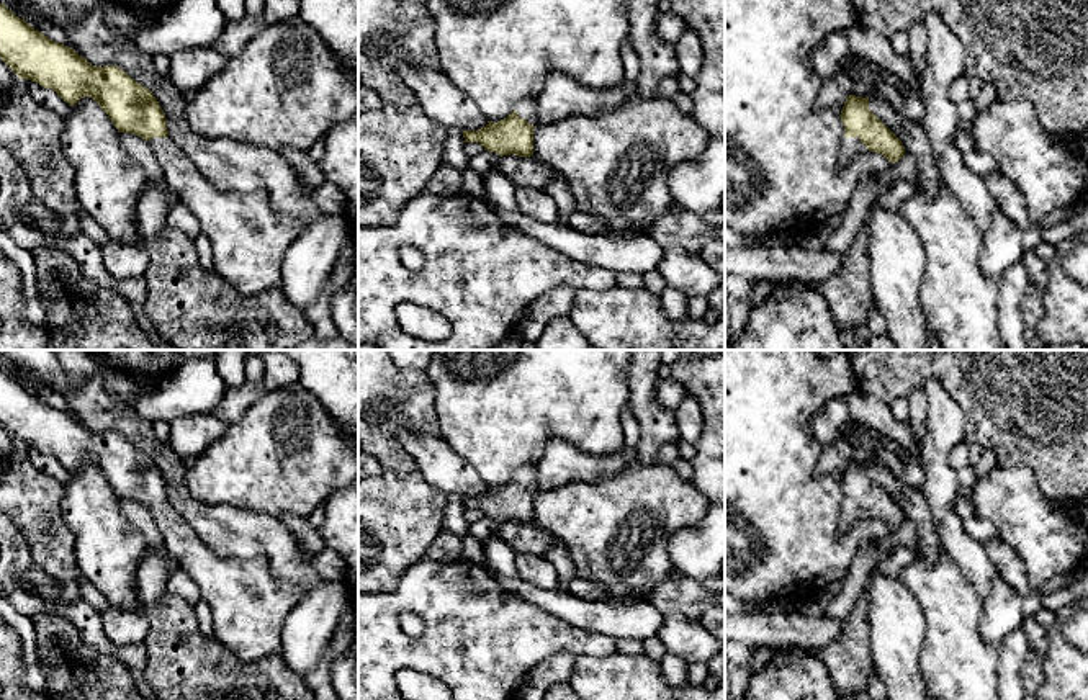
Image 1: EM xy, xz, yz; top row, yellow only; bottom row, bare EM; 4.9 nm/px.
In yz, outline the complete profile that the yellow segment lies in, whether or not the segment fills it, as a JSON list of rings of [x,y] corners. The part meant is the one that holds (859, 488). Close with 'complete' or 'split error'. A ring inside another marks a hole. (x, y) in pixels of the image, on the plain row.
[[[849,461],[839,482],[844,491],[839,535],[846,535],[865,517],[883,522],[890,533],[905,522],[901,507],[870,478],[869,463]]]; split error

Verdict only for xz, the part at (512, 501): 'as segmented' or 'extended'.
extended

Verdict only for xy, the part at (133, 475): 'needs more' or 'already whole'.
needs more

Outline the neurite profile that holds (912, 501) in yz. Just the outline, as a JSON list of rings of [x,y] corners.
[[[875,460],[869,463],[869,474],[901,507],[905,518],[915,523],[918,533],[915,550],[923,561],[936,563],[942,546],[924,492],[905,484]]]

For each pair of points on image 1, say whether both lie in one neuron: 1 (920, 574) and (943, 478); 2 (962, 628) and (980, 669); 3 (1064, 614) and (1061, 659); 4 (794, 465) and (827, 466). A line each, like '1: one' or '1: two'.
1: two
2: one
3: one
4: two

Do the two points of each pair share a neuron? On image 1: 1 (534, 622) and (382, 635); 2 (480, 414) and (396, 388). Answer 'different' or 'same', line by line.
1: same
2: different

